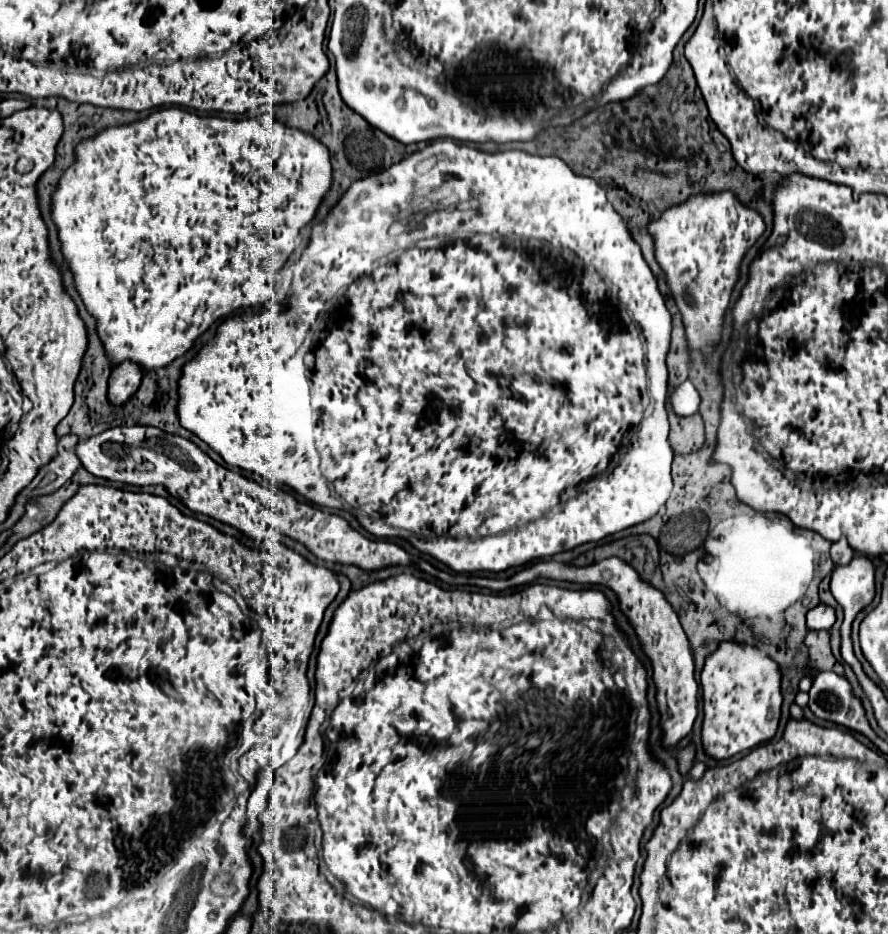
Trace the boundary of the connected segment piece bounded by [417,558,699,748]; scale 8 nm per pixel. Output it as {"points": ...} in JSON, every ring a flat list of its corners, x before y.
{"points":[[609,558,609,560,603,560,603,562,593,564,593,566,585,566,585,568,573,568,573,566,559,564,559,562,539,562,539,564,531,566,531,568,525,568,521,572,513,574,507,580,441,572,441,570,437,570,435,566,431,566,425,560,421,560,417,564,417,568,427,572,427,574,431,574,433,578,449,584,449,586,475,584,479,588,489,588,493,592,501,592,501,590,507,590,507,588,529,584,535,578,563,580,563,582,575,582,575,584,599,584,599,586,611,588,617,594,619,608,627,616,629,624,633,626,633,630,637,634,637,640,641,644,641,650,649,658,649,664,651,664,651,670,653,670,651,678,653,678,655,690,657,690,657,708,659,708,659,714,663,716,663,722,659,722,659,728,663,732,663,746,665,748,675,748,691,732,691,726,693,726,693,722,697,718,699,684,695,682,695,676,693,676,693,656,691,656,691,648,689,648,687,636,685,636,685,632,683,632,683,628,679,624,679,618,677,618,675,610,665,600,663,592,659,592,653,586,649,586,647,582,643,582,637,576,637,572,627,562,623,562,619,558]]}

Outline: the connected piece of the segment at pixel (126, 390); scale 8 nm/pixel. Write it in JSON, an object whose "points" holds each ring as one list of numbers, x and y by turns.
{"points":[[121,362,113,366,109,378,109,400,111,404,125,404,139,388,143,370,135,362]]}

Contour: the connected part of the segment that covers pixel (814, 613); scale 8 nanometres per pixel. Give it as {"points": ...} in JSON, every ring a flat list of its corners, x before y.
{"points":[[819,604,807,612,809,630,829,630,835,624,835,610,827,604]]}

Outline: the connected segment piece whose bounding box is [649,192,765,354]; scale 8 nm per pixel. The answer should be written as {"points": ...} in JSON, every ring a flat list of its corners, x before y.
{"points":[[731,192,699,194,663,212,659,220,649,224,649,232,655,238,657,262,683,314,687,346,711,354,721,338,723,314,729,306,743,254,765,232,763,218,745,208]]}

